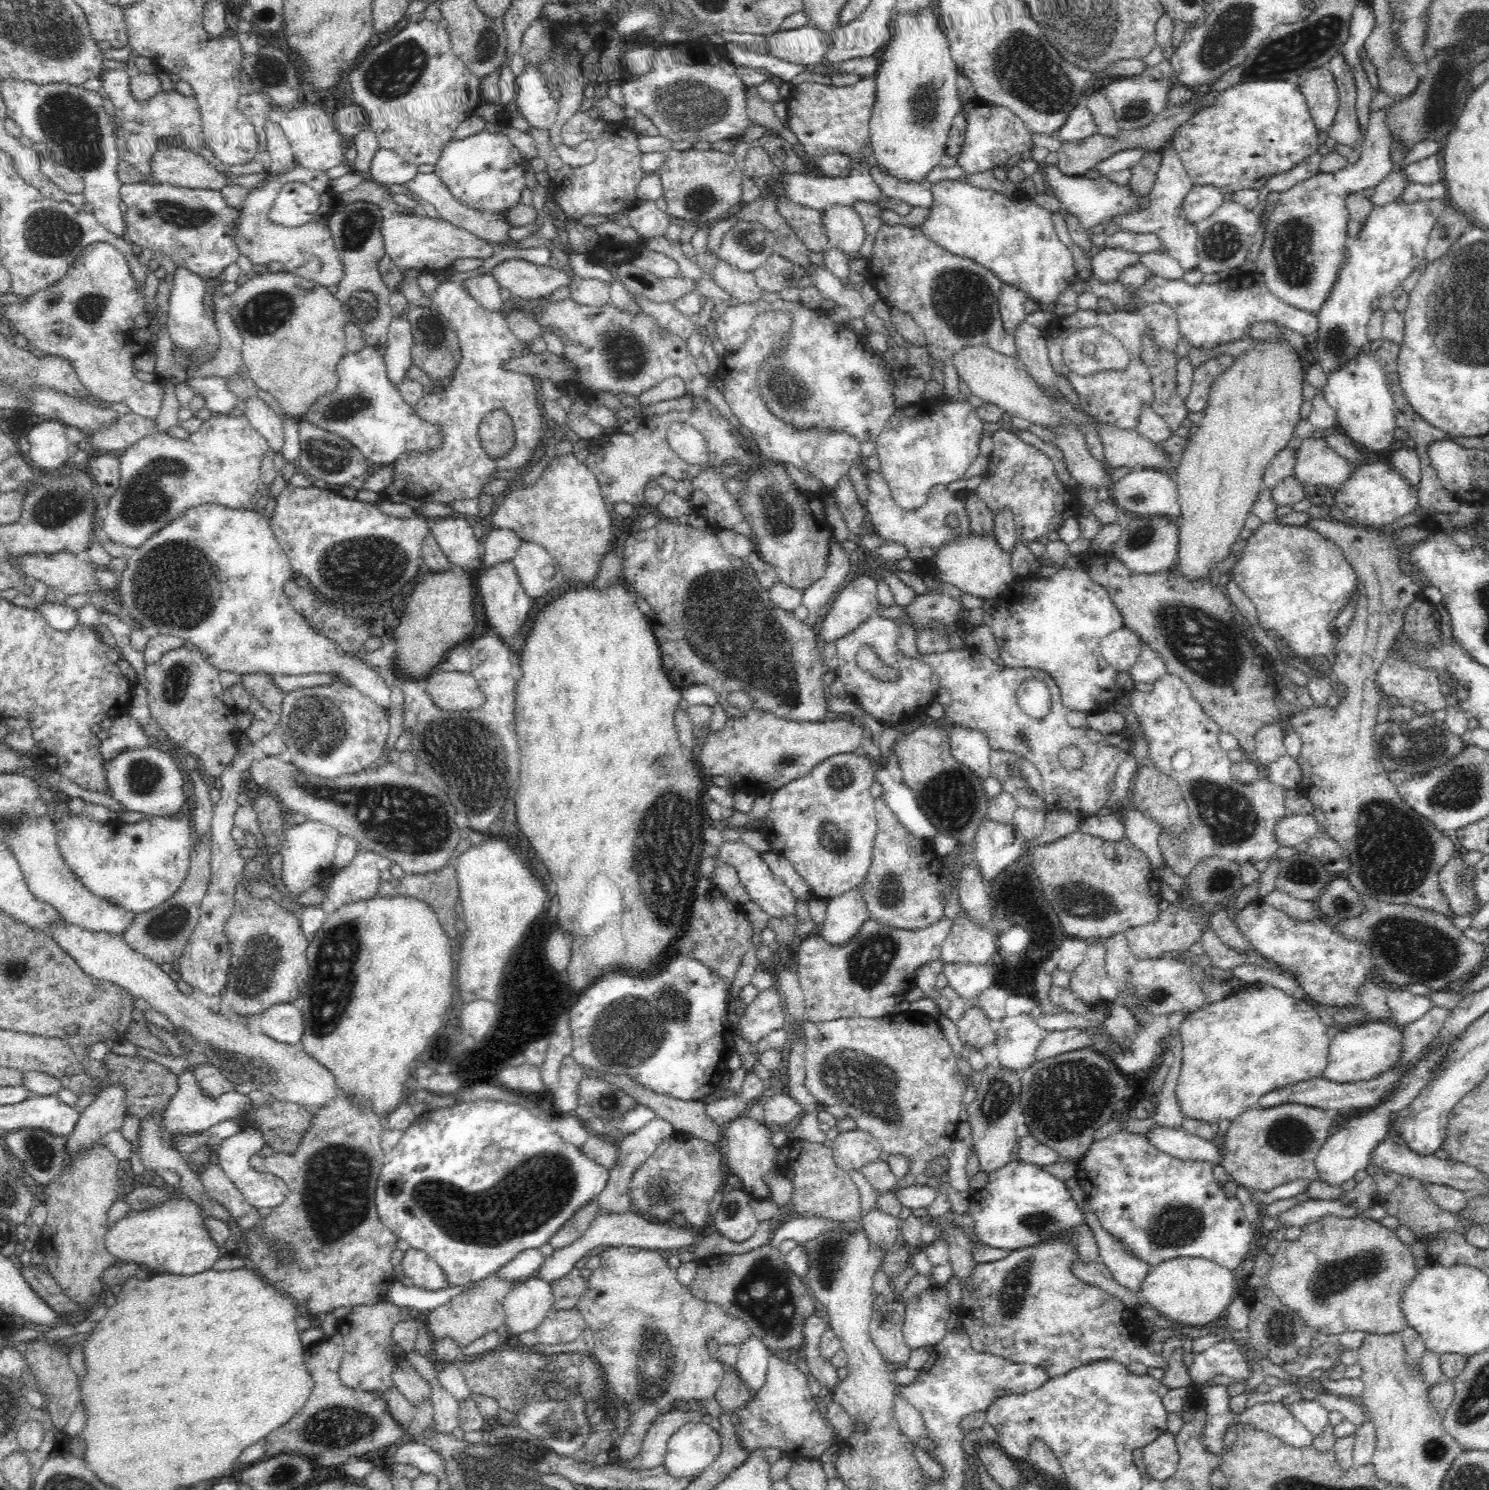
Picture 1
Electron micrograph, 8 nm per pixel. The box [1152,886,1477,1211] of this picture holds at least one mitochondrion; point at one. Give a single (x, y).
(1414, 948)

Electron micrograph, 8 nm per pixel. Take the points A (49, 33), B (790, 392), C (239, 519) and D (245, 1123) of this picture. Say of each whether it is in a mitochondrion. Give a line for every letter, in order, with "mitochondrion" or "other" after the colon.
A: mitochondrion
B: mitochondrion
C: other
D: other

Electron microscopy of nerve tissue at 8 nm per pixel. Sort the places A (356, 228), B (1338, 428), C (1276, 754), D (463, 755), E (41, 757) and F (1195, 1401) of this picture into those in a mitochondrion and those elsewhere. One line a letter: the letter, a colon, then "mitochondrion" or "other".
A: mitochondrion
B: other
C: other
D: mitochondrion
E: other
F: other

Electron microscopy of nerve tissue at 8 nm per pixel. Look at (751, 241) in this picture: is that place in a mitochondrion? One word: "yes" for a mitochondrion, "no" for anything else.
yes

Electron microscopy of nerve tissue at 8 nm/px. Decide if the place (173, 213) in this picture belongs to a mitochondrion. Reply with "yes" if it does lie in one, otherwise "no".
yes

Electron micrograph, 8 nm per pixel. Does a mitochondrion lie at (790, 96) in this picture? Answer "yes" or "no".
no

